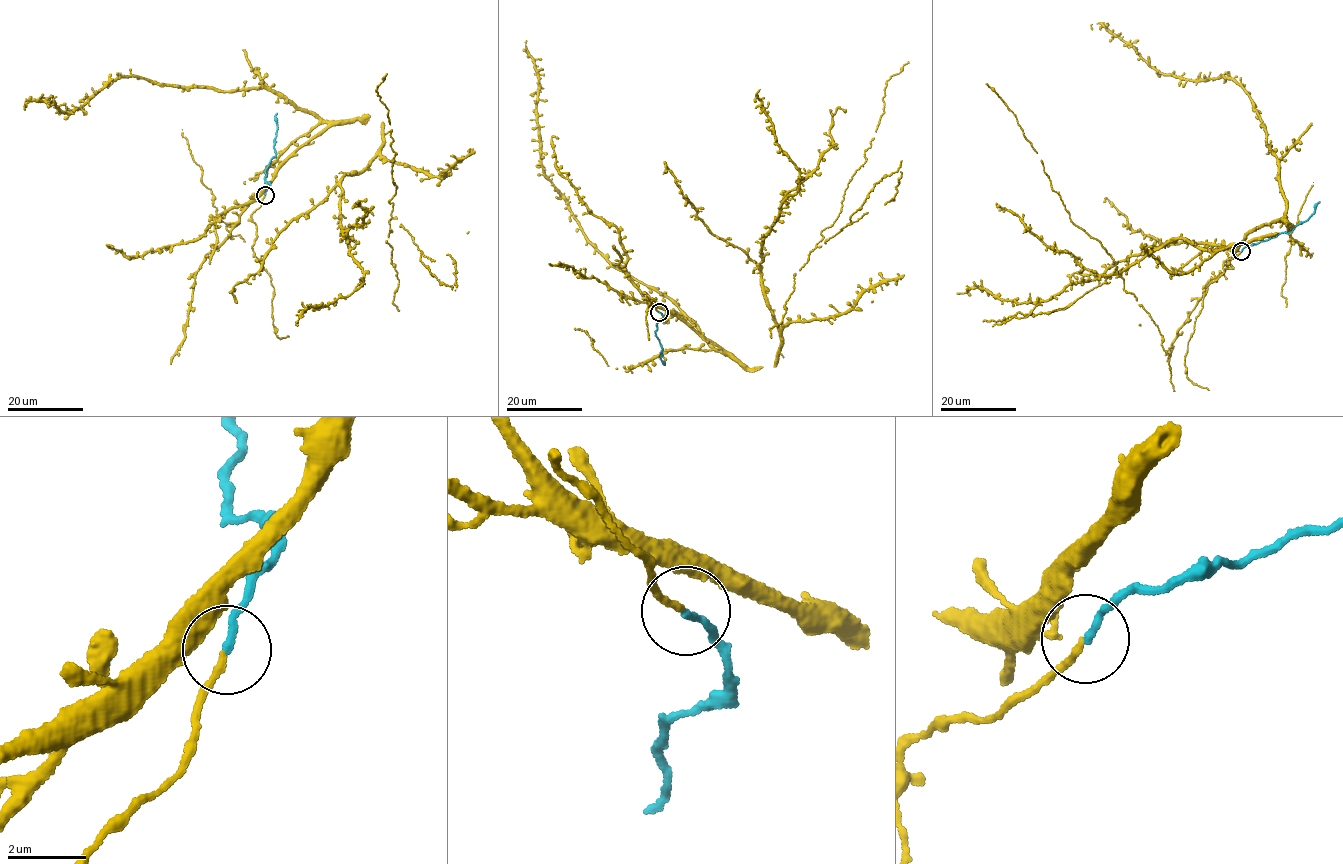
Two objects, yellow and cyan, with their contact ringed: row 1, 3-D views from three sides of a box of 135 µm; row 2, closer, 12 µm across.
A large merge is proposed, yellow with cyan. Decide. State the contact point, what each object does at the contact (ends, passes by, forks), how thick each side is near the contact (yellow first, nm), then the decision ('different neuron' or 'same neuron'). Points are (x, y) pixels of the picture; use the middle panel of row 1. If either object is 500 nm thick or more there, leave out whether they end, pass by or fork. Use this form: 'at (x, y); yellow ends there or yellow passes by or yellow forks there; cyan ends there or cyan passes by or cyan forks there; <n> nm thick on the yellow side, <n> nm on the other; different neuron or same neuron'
at (659, 312); yellow passes by; cyan ends there; 120 nm thick on the yellow side, 180 nm on the other; same neuron

